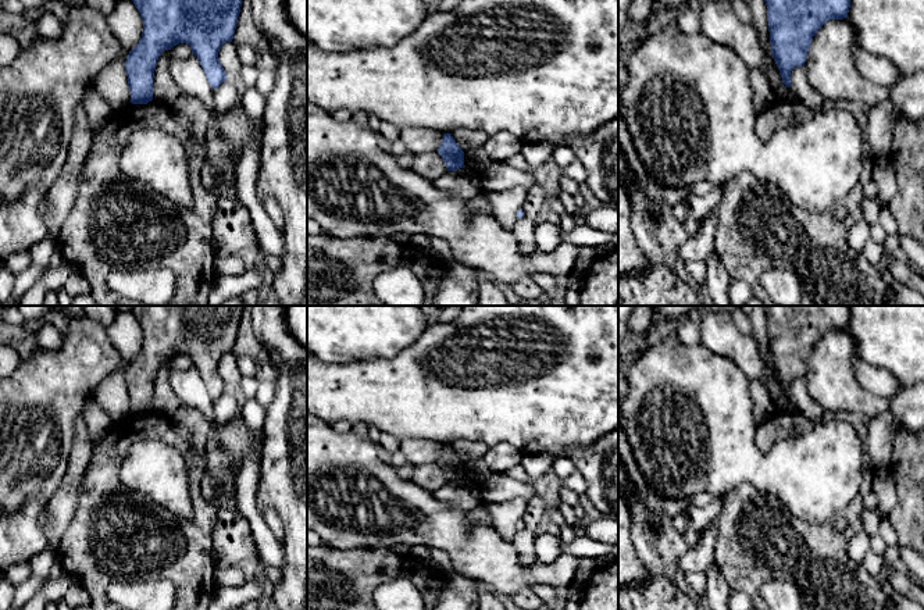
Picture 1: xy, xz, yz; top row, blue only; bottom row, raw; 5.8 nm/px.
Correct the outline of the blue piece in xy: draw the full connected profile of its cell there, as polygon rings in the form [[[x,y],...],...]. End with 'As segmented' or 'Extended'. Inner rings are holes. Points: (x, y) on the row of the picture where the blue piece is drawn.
[[[132,0],[138,8],[143,31],[139,43],[129,51],[125,61],[128,88],[132,104],[147,104],[153,100],[153,78],[158,57],[179,43],[190,46],[213,89],[226,79],[218,51],[226,42],[232,42],[242,0]]]. As segmented

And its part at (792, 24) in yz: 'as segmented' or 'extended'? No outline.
as segmented

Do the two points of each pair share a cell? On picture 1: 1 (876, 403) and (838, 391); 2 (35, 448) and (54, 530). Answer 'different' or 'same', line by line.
1: same
2: different

